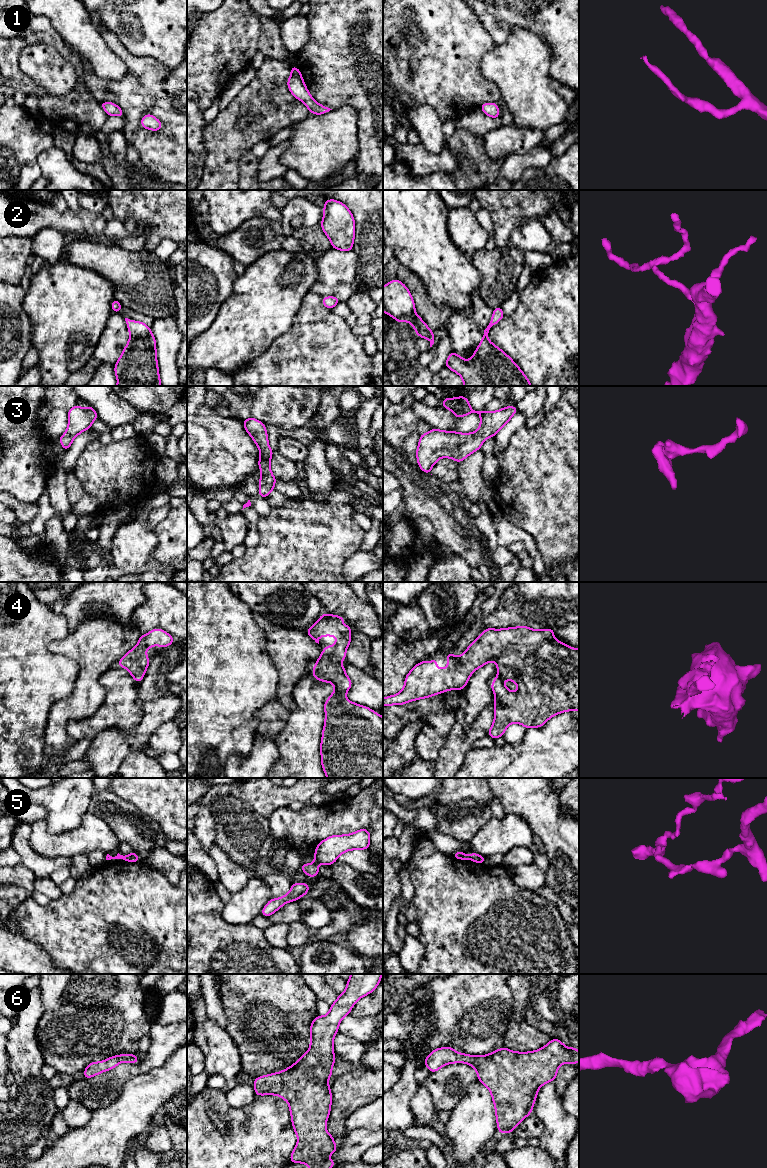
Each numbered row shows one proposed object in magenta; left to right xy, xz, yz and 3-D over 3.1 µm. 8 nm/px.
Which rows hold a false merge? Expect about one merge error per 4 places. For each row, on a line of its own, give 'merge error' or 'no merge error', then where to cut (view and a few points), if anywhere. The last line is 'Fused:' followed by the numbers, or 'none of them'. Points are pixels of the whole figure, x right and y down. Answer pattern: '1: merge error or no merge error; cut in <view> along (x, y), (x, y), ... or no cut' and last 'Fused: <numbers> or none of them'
1: no merge error; no cut
2: no merge error; no cut
3: no merge error; no cut
4: no merge error; no cut
5: merge error; cut in yz along (468, 855), (469, 858)
6: no merge error; no cut
Fused: 5

